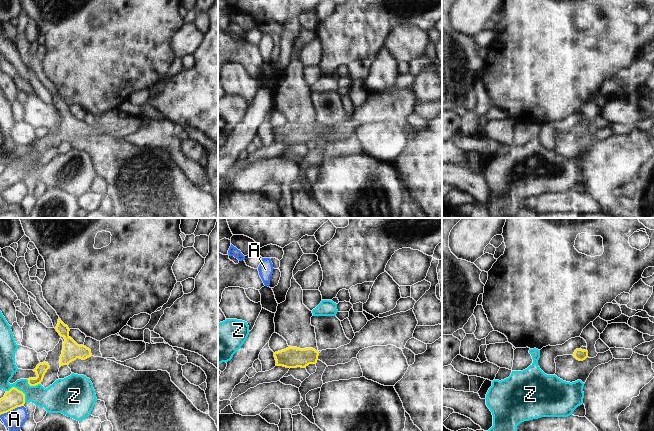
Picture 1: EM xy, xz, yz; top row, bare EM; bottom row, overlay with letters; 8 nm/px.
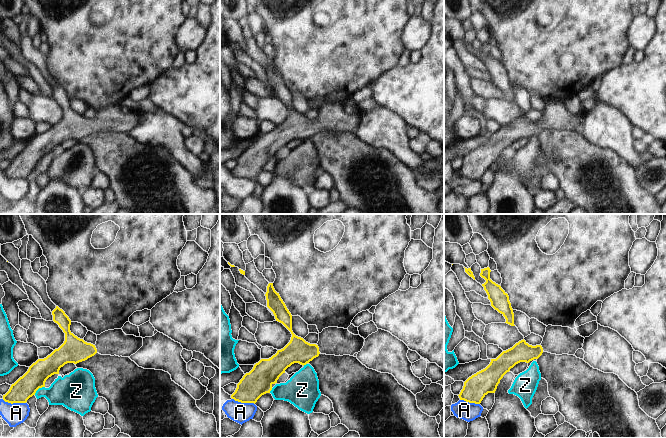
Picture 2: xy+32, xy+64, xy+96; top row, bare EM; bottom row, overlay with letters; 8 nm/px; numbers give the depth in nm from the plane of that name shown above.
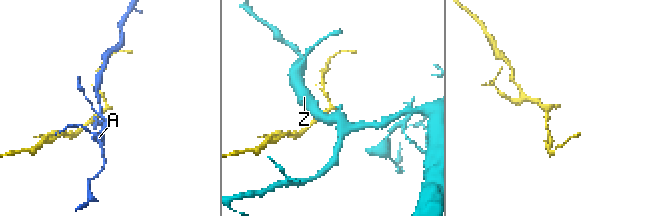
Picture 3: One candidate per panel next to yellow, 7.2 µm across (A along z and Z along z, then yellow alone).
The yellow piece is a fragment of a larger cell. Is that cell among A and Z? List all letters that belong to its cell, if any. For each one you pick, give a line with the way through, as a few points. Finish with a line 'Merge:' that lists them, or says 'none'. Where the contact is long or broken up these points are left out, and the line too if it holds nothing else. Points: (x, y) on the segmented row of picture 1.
Merge: none

